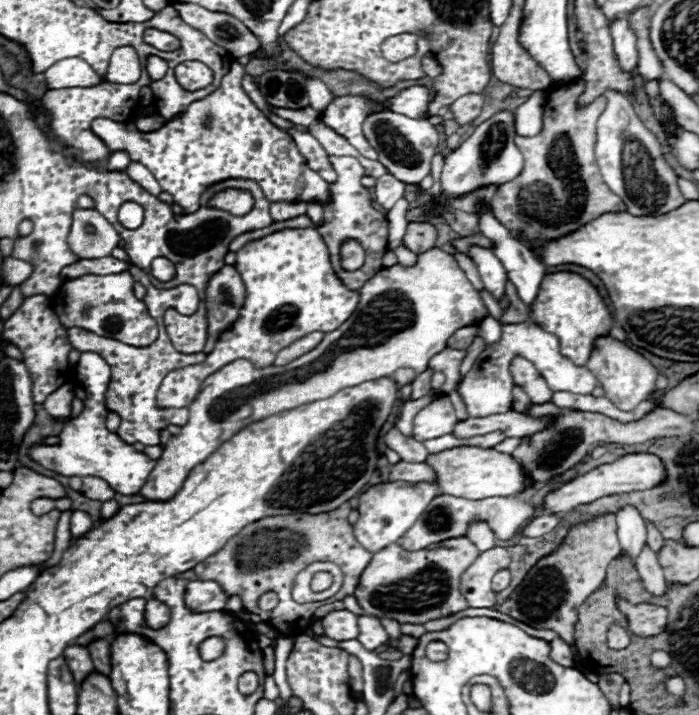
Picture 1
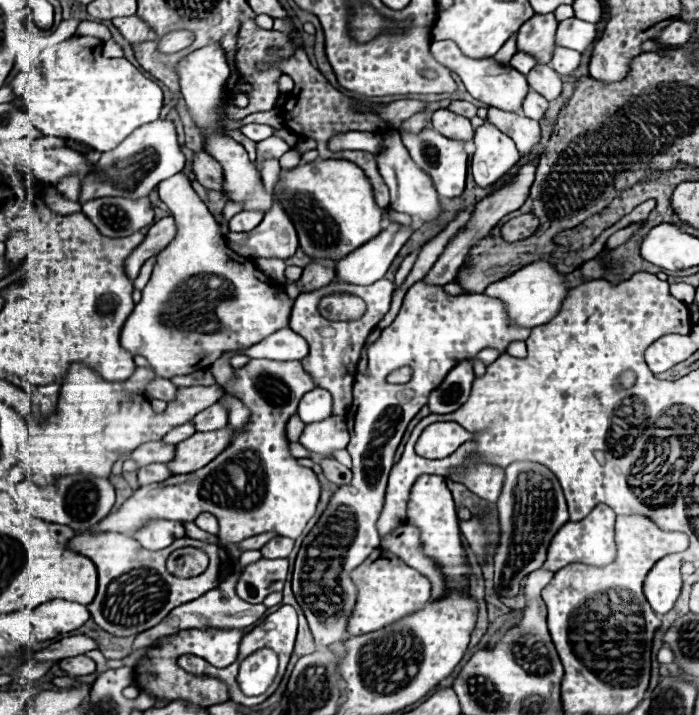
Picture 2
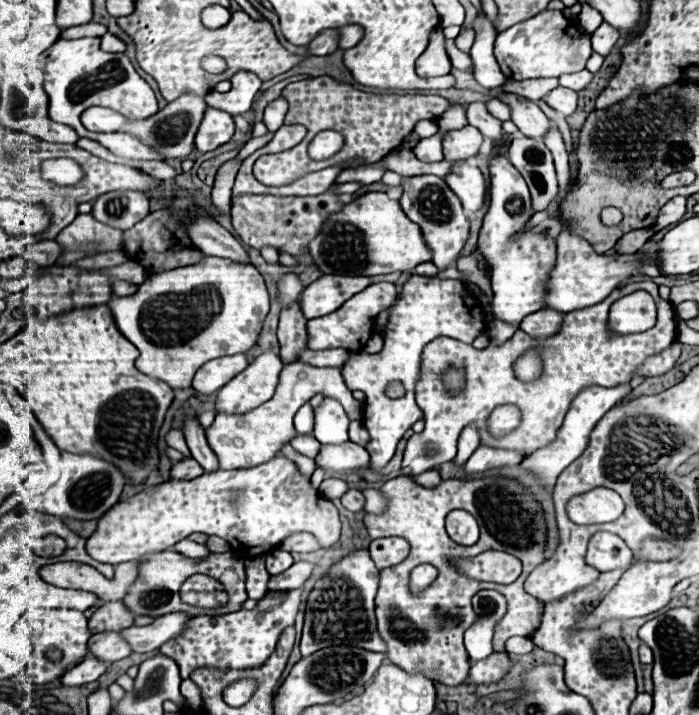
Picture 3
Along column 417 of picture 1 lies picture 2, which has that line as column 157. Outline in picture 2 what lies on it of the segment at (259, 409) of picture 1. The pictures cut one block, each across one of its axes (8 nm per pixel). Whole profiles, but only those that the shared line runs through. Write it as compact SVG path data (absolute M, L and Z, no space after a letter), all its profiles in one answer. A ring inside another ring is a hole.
M178 172L162 180L158 184L158 194L176 220L176 236L158 254L158 262L154 264L152 276L146 288L142 290L142 300L134 306L132 314L128 316L122 328L120 344L132 356L144 356L158 376L172 378L206 370L224 352L250 348L258 344L262 338L288 326L292 304L286 292L278 296L280 290L276 290L274 282L264 272L260 272L252 260L234 254L226 246L226 238L220 230L220 224L214 220L206 204L192 190L186 174Z

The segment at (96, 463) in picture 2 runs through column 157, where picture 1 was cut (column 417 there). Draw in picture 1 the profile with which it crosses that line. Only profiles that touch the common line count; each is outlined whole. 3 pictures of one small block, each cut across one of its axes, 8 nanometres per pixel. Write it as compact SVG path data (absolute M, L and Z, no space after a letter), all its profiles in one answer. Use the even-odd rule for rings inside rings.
M444 394L438 400L432 400L426 408L422 408L414 418L414 436L416 440L432 440L444 434L452 434L458 424L450 398Z

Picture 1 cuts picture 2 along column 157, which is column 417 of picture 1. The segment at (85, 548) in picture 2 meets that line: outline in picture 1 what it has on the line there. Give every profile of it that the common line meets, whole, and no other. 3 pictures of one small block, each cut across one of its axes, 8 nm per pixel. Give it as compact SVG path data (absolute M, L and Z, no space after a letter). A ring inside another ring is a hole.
M452 538L452 542L440 542L416 552L406 552L402 546L392 544L372 556L354 596L370 616L390 618L400 624L426 624L468 608L460 592L460 576L478 556L478 548L468 538Z

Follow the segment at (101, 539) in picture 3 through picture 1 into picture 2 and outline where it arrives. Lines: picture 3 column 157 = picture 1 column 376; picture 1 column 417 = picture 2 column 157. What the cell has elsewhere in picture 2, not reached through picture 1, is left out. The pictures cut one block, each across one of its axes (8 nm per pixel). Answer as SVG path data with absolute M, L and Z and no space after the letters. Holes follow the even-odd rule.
M250 360L248 366L236 370L234 382L228 386L252 412L248 426L234 430L232 444L202 470L176 474L164 482L138 488L118 512L108 514L98 526L92 526L90 532L120 532L130 536L132 530L140 530L152 520L194 522L198 514L210 512L220 522L218 538L222 542L238 544L264 532L278 532L280 536L296 540L316 514L320 482L310 468L300 466L290 454L286 422L296 414L302 396L314 388L314 380L302 370L302 362Z

